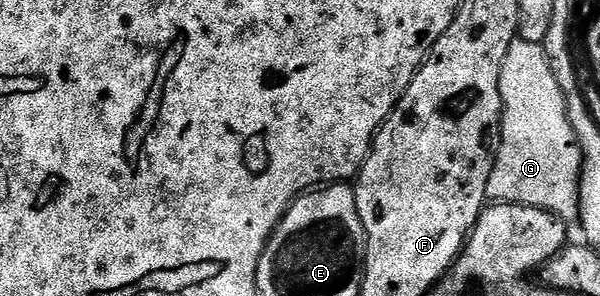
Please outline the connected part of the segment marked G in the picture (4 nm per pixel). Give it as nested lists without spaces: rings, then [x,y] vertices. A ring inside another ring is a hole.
[[[515,39],[508,50],[508,54],[502,63],[500,70],[500,94],[502,95],[502,119],[500,121],[500,132],[502,128],[502,145],[496,148],[494,156],[494,168],[490,172],[490,181],[486,187],[487,197],[494,202],[505,202],[507,204],[528,204],[531,208],[542,208],[546,212],[552,212],[559,218],[572,218],[578,216],[578,179],[582,173],[582,146],[578,143],[578,135],[574,132],[574,127],[570,125],[570,116],[566,112],[566,94],[561,86],[556,82],[556,74],[552,70],[550,60],[546,57],[546,49],[536,42],[524,42]]]

